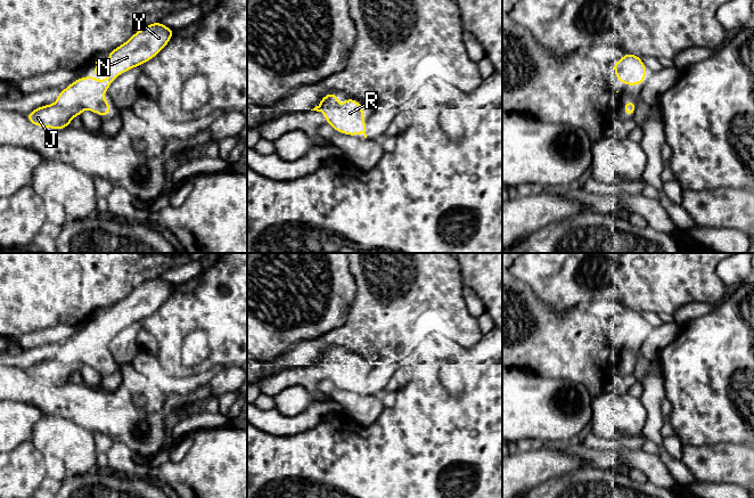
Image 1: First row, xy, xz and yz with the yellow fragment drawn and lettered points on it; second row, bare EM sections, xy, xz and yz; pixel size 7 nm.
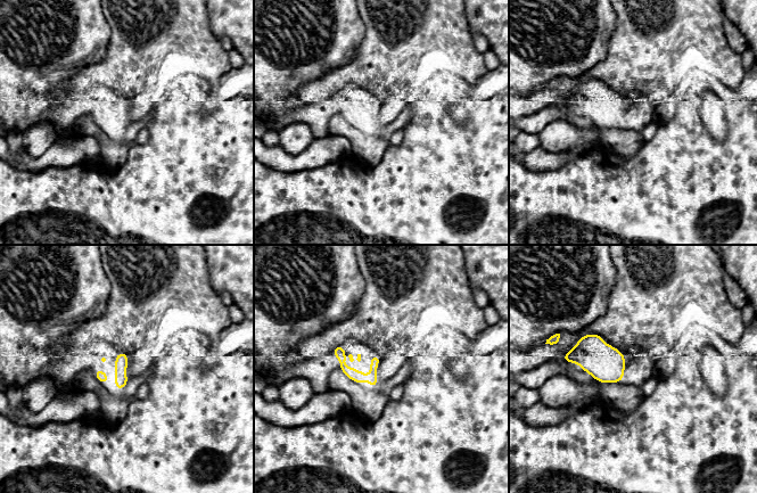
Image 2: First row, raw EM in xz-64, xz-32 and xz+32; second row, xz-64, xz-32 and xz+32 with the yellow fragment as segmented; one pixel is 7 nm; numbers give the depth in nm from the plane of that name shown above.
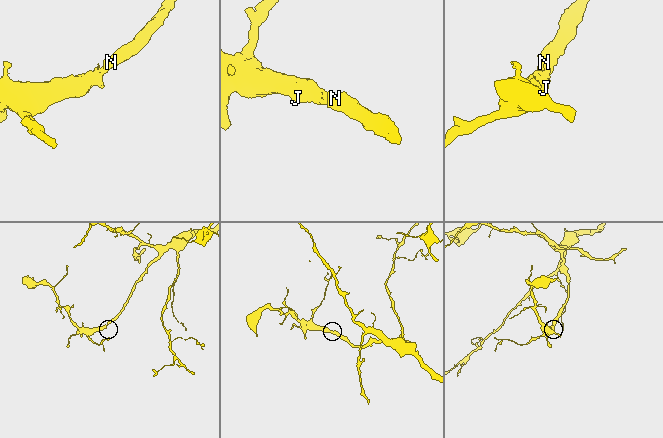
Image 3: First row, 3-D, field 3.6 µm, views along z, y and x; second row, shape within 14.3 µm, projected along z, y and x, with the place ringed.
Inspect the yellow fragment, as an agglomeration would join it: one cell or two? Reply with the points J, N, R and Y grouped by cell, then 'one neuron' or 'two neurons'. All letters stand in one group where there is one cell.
groups J N R Y; one neuron

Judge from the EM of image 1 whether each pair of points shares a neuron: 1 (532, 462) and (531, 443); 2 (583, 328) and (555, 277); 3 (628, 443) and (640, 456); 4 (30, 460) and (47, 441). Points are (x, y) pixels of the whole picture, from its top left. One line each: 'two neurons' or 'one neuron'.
1: two neurons
2: two neurons
3: two neurons
4: two neurons

